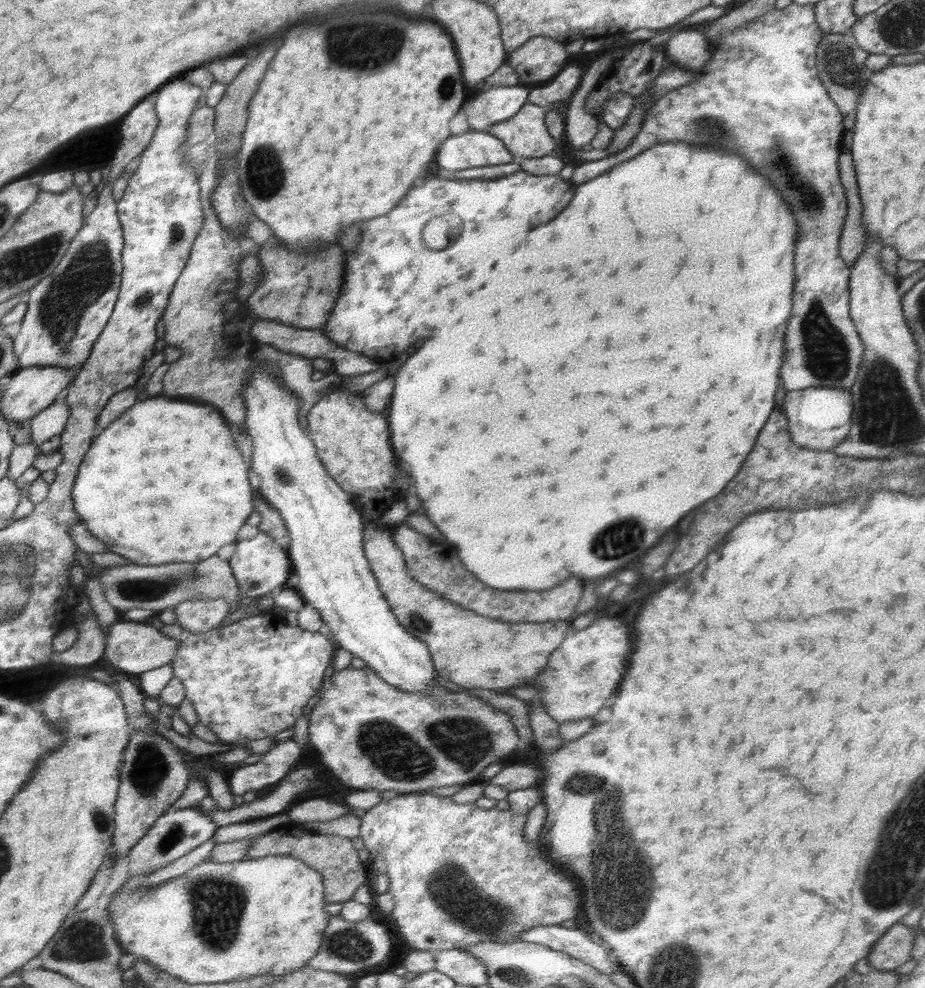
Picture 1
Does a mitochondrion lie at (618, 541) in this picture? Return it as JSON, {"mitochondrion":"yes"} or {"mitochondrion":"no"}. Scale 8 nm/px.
{"mitochondrion":"yes"}

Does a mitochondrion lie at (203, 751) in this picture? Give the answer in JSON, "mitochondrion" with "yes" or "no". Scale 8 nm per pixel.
{"mitochondrion":"no"}

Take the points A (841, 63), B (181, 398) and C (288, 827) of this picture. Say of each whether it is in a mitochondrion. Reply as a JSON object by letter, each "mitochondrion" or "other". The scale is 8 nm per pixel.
{"A":"mitochondrion","B":"other","C":"other"}

